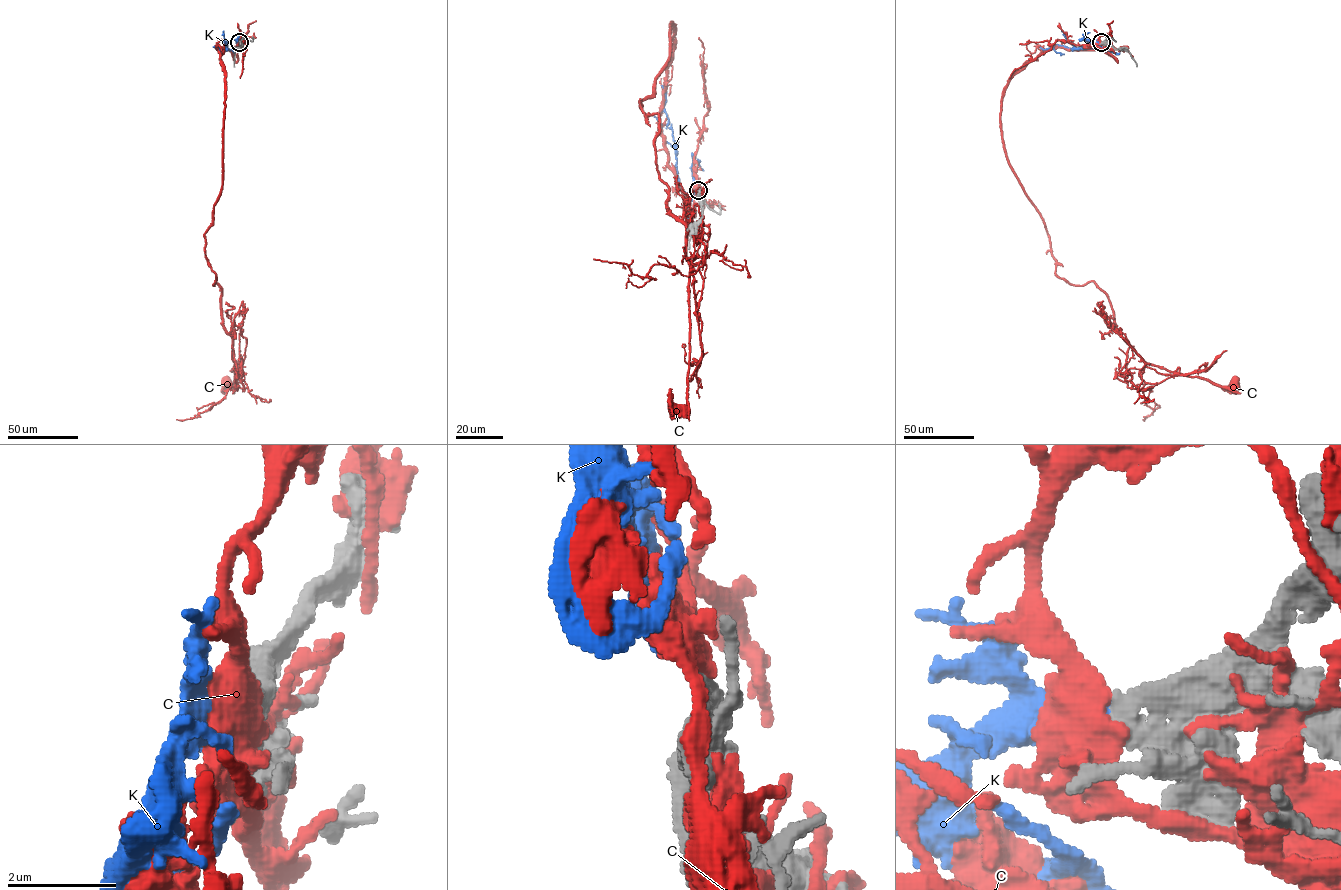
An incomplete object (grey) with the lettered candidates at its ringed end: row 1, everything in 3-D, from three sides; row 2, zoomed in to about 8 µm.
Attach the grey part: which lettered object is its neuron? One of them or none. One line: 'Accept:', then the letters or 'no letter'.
Accept: K

